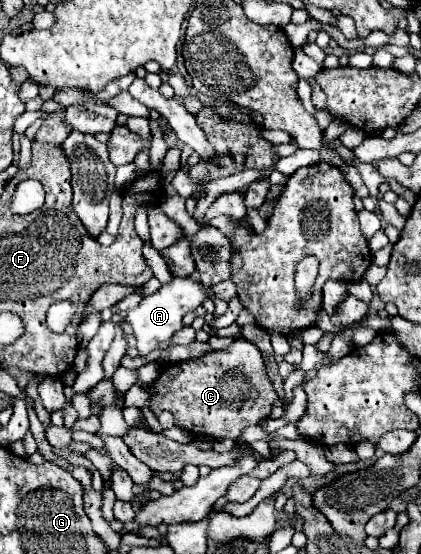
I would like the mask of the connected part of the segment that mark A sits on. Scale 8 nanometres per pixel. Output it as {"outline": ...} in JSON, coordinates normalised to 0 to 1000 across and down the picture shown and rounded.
{"outline":[[[447,498],[447,502],[409,502],[399,513],[385,513],[366,531],[342,534],[333,552],[309,560],[304,574],[299,574],[314,585],[333,643],[361,635],[366,628],[375,628],[375,621],[404,614],[413,606],[413,599],[437,588],[437,581],[432,581],[437,567],[451,563],[451,560],[466,560],[470,552],[480,552],[480,545],[489,538],[499,538],[499,534],[513,534],[513,538],[523,538],[532,545],[546,545],[561,534],[561,516],[546,505],[527,505],[523,513],[499,516],[499,527],[489,527],[480,509]]]}

